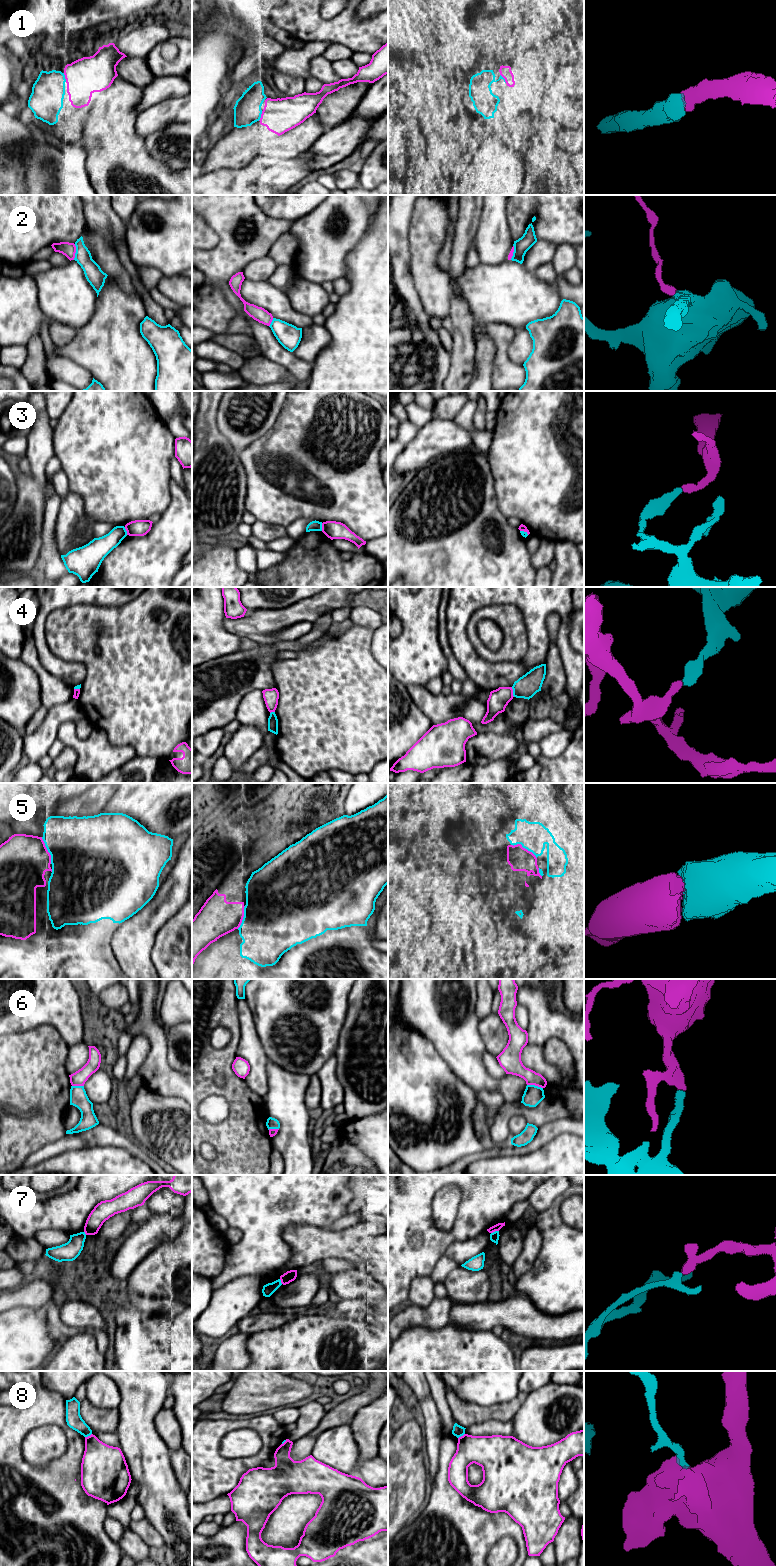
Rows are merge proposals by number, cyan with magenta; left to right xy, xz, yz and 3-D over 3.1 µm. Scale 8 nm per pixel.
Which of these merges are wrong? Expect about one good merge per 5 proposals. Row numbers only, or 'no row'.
2, 3, 4, 6, 7, 8

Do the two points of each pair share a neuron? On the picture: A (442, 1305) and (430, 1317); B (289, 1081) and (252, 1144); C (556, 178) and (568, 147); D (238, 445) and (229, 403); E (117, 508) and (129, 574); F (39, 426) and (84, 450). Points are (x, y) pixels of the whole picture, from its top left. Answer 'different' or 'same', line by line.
A: same
B: different
C: different
D: same
E: different
F: different

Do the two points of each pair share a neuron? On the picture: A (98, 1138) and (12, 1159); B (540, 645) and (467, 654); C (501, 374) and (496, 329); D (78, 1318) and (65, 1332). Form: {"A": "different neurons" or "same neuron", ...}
{"A": "different neurons", "B": "same neuron", "C": "same neuron", "D": "different neurons"}

